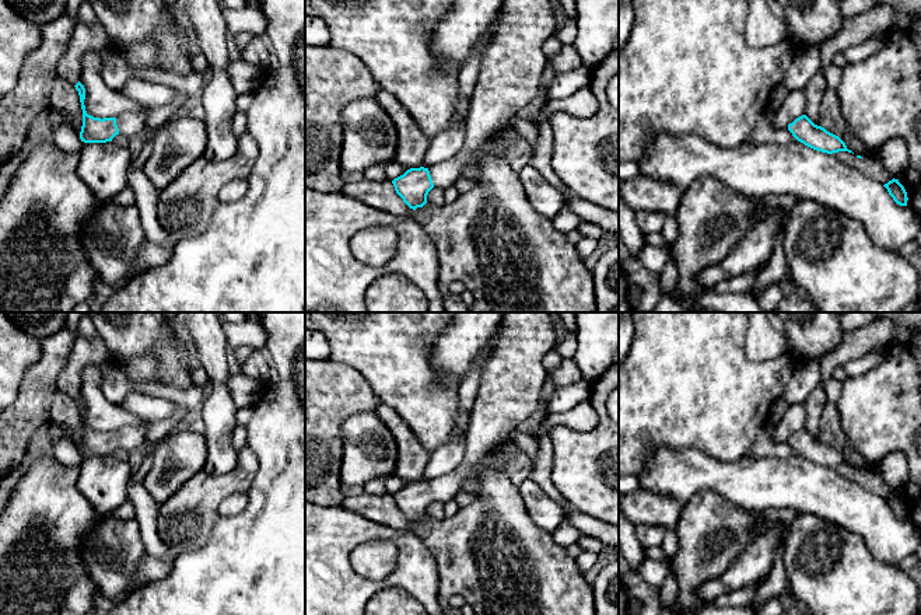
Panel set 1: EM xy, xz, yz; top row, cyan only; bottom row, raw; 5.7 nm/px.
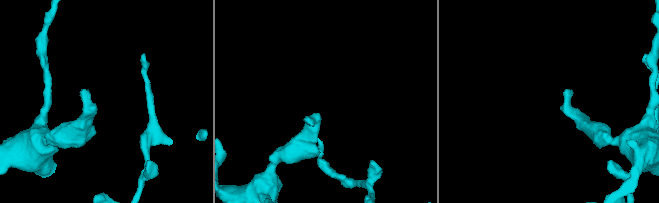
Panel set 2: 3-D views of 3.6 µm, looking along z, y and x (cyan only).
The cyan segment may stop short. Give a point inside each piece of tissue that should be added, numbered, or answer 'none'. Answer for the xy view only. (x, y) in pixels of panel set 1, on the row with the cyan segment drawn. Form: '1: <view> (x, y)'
1: xy (129, 123)

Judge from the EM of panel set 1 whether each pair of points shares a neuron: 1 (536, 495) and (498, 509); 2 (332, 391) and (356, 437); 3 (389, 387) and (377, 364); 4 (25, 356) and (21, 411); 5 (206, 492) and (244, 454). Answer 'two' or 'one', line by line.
1: two
2: two
3: one
4: two
5: one

